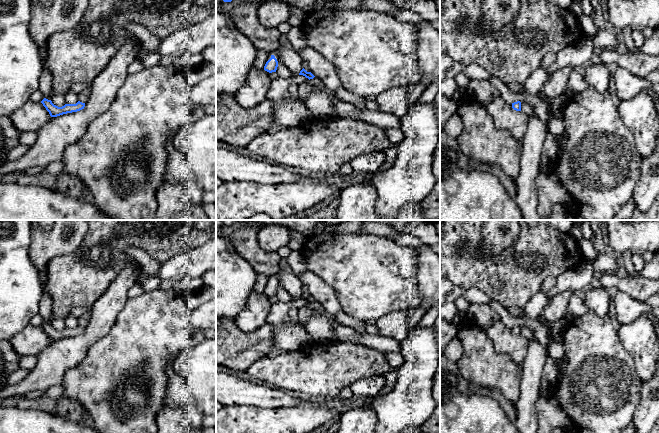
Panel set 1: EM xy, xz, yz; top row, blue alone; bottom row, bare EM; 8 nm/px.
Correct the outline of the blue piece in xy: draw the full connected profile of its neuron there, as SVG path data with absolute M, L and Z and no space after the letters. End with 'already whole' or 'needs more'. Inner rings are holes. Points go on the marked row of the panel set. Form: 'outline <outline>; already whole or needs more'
outline M44 98L41 103L49 112L51 117L57 117L63 114L77 112L85 107L85 103L78 101L76 104L65 104L62 107L58 107L52 103L51 100Z; already whole

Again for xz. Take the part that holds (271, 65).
outline M271 55L271 58L266 62L264 66L264 70L269 73L272 73L272 72L276 72L277 67L278 67L278 61L274 55Z; already whole

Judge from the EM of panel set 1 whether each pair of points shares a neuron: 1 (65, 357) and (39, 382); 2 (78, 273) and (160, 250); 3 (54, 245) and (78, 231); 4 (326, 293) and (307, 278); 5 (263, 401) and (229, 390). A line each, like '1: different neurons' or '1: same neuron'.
1: same neuron
2: same neuron
3: same neuron
4: same neuron
5: same neuron

